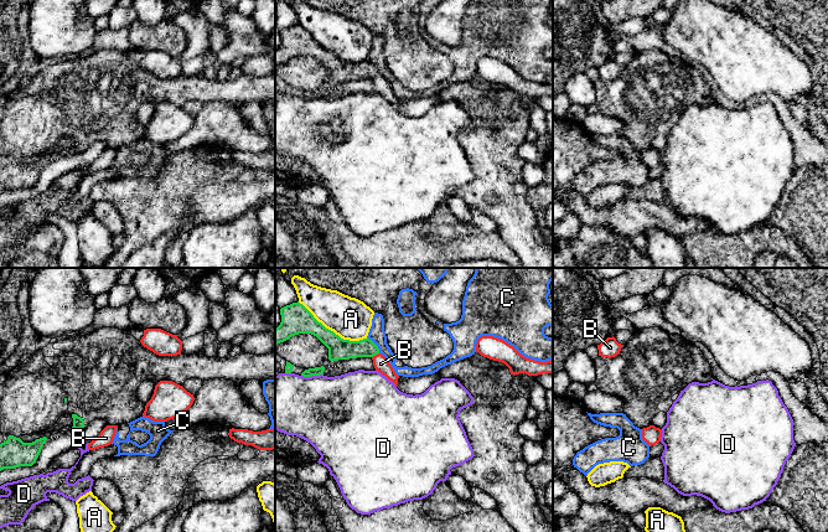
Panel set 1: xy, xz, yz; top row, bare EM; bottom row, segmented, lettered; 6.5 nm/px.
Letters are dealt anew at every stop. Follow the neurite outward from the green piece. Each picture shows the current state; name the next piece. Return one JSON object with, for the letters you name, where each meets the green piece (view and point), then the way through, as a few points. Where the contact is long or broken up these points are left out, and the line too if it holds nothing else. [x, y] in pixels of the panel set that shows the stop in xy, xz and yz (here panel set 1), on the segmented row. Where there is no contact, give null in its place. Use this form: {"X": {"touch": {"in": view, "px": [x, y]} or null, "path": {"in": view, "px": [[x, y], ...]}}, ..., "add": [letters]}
{"add": []}

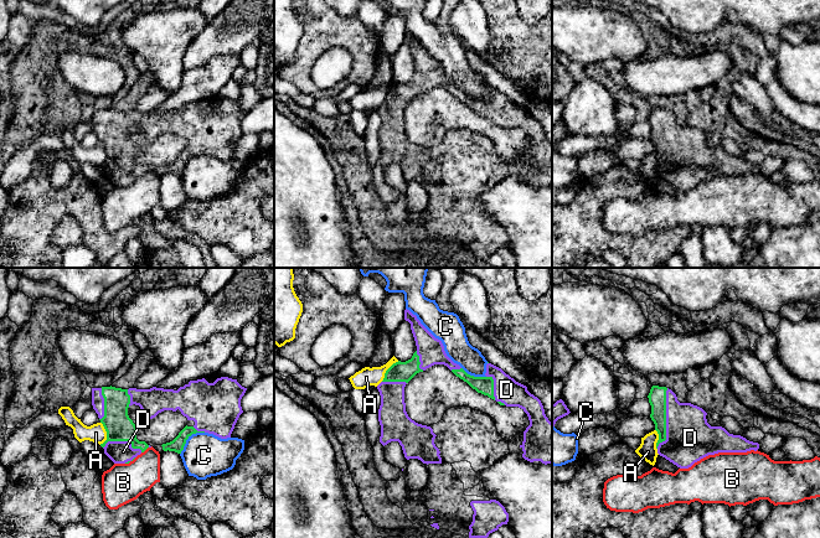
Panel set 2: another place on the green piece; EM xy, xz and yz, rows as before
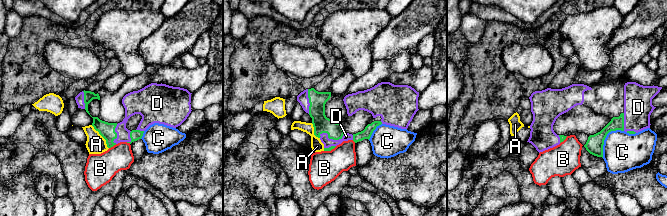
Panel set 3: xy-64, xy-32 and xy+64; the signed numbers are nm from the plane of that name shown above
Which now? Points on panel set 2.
{"D": {"touch": {"in": "yz", "px": [665, 419]}}, "add": ["D"]}

